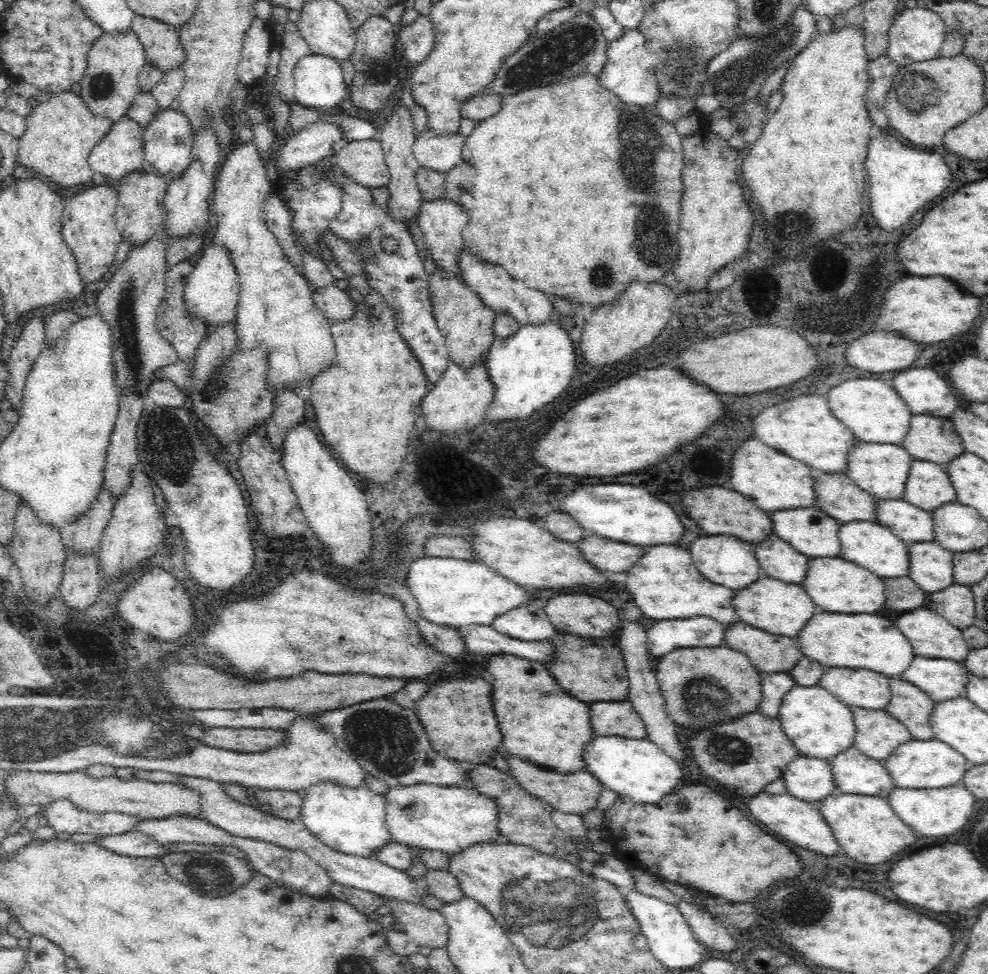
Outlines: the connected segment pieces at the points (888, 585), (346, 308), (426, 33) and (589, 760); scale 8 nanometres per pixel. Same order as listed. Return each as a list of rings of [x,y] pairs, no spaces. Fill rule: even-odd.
[[[901,575],[900,578],[882,578],[884,582],[884,604],[892,610],[914,610],[916,606],[924,606],[926,594],[909,576]]]
[[[336,285],[312,289],[312,301],[327,316],[328,320],[342,321],[350,318],[354,311],[354,302],[346,291]]]
[[[420,15],[414,22],[404,25],[397,36],[404,48],[403,56],[412,66],[424,62],[435,45],[435,32],[427,16]]]
[[[594,735],[584,744],[584,770],[608,790],[628,797],[636,803],[652,804],[674,790],[685,779],[681,763],[668,756],[657,744],[646,739],[620,735]]]

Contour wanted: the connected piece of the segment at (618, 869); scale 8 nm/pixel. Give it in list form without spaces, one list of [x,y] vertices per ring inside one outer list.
[[[602,854],[599,862],[596,861],[592,868],[593,877],[610,882],[619,890],[622,896],[626,896],[635,888],[634,877],[630,873],[629,866],[617,854]]]

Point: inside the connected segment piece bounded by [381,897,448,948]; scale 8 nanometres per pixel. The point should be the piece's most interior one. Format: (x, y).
(426, 927)

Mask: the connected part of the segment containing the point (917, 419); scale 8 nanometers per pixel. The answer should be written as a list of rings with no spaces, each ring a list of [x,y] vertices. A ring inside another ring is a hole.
[[[914,414],[910,417],[908,432],[900,445],[913,459],[945,465],[964,452],[960,437],[949,428],[948,419],[930,414]]]

